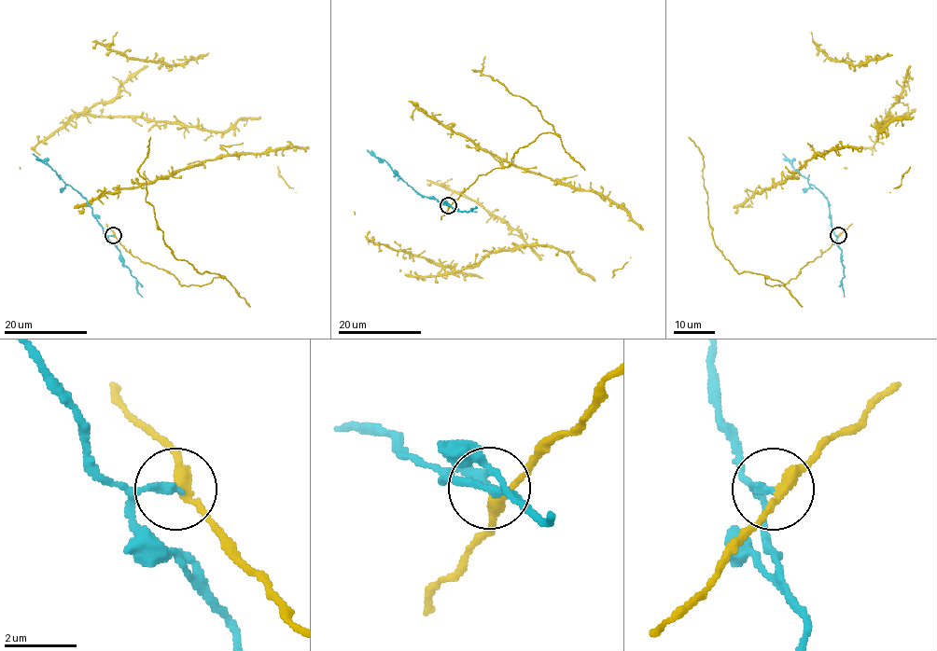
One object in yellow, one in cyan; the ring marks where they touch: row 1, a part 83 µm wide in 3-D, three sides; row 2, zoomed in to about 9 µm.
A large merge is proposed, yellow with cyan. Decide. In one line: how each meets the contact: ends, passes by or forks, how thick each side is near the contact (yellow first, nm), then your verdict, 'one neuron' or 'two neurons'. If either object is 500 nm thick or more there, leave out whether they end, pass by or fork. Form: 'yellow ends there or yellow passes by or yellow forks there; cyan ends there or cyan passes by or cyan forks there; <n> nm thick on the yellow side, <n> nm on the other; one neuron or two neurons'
yellow passes by; cyan ends there; 280 nm thick on the yellow side, 260 nm on the other; two neurons

